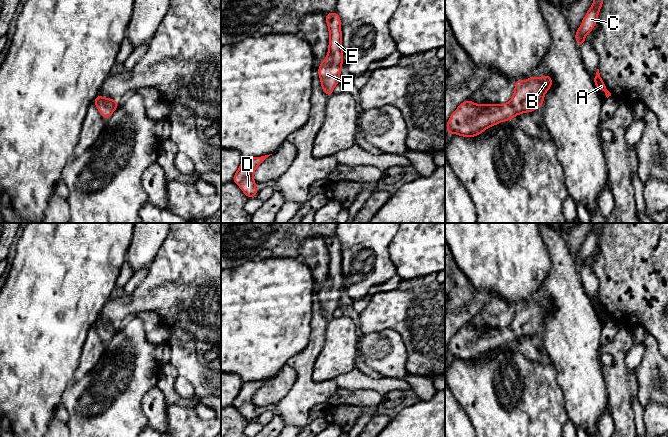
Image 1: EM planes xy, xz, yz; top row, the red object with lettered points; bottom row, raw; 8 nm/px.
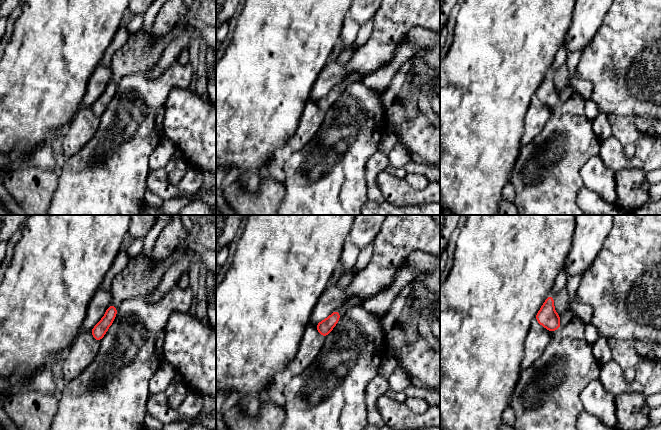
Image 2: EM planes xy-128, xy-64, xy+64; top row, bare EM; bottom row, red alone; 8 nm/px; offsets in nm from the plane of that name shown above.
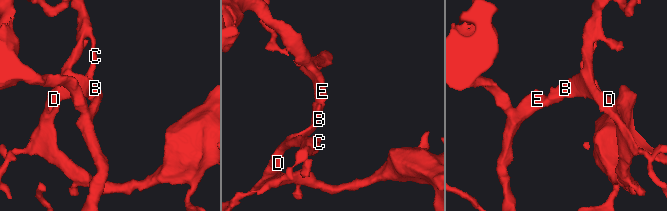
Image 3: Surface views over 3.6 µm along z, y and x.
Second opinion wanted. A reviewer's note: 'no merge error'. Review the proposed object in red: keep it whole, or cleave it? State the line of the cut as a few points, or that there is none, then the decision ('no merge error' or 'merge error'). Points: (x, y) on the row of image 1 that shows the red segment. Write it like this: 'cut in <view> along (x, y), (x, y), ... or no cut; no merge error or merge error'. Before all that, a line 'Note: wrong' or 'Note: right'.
Note: right
no cut; no merge error

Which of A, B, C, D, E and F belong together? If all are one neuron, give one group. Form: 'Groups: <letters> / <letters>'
Groups: A B C D E F

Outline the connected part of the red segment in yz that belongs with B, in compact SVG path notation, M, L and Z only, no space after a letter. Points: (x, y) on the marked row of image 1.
M549 75L540 78L530 76L527 81L517 80L514 83L514 94L505 104L478 105L469 99L461 103L447 122L447 134L471 138L516 115L540 108L545 93L552 86L552 79Z

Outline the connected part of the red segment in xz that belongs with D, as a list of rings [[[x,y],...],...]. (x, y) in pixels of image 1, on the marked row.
[[[272,154],[261,157],[244,158],[234,175],[232,181],[241,188],[248,198],[256,196],[258,193],[256,190],[256,182],[253,179],[255,169],[270,155]]]

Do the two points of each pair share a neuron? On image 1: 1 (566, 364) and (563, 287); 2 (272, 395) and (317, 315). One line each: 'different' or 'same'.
1: same
2: different

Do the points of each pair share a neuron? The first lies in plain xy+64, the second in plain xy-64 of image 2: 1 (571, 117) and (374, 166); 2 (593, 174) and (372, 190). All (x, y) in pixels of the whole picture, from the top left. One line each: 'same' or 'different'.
1: different
2: same

